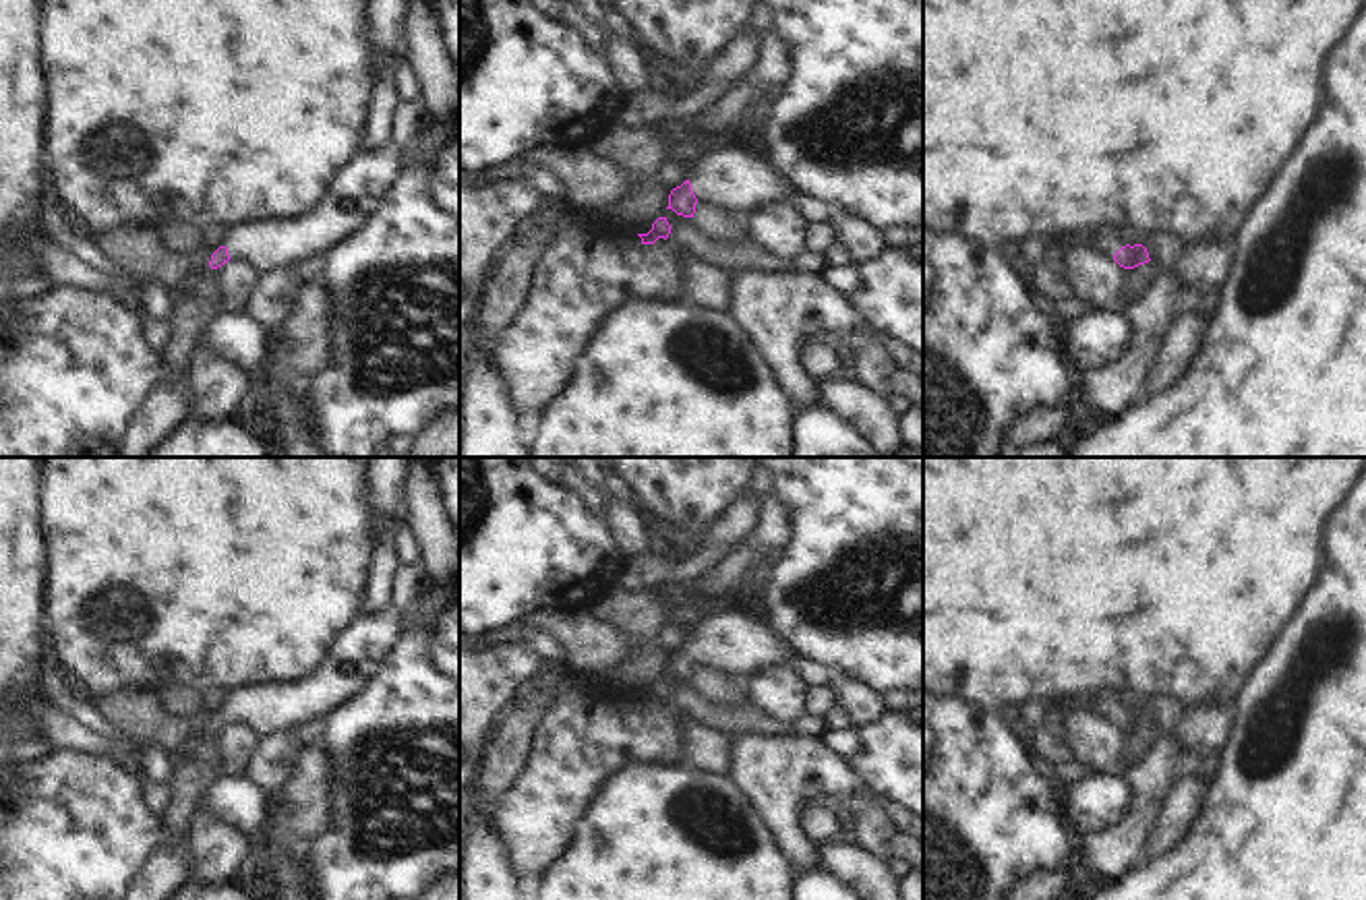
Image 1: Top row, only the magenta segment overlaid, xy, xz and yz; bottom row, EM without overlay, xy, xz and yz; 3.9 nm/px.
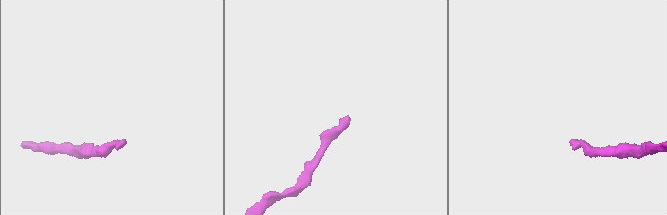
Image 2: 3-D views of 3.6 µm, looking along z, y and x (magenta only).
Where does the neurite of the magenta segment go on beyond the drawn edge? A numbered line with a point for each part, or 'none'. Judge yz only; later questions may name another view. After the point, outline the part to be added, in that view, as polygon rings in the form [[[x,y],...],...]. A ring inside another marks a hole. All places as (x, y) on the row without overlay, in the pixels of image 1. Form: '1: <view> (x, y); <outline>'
1: yz (1106, 704); [[[1113,693],[1095,695],[1095,712],[1113,720],[1122,710],[1126,710],[1126,706],[1118,701]]]

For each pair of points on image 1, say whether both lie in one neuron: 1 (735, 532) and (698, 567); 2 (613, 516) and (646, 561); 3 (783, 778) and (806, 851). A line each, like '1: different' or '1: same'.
1: same
2: same
3: same

